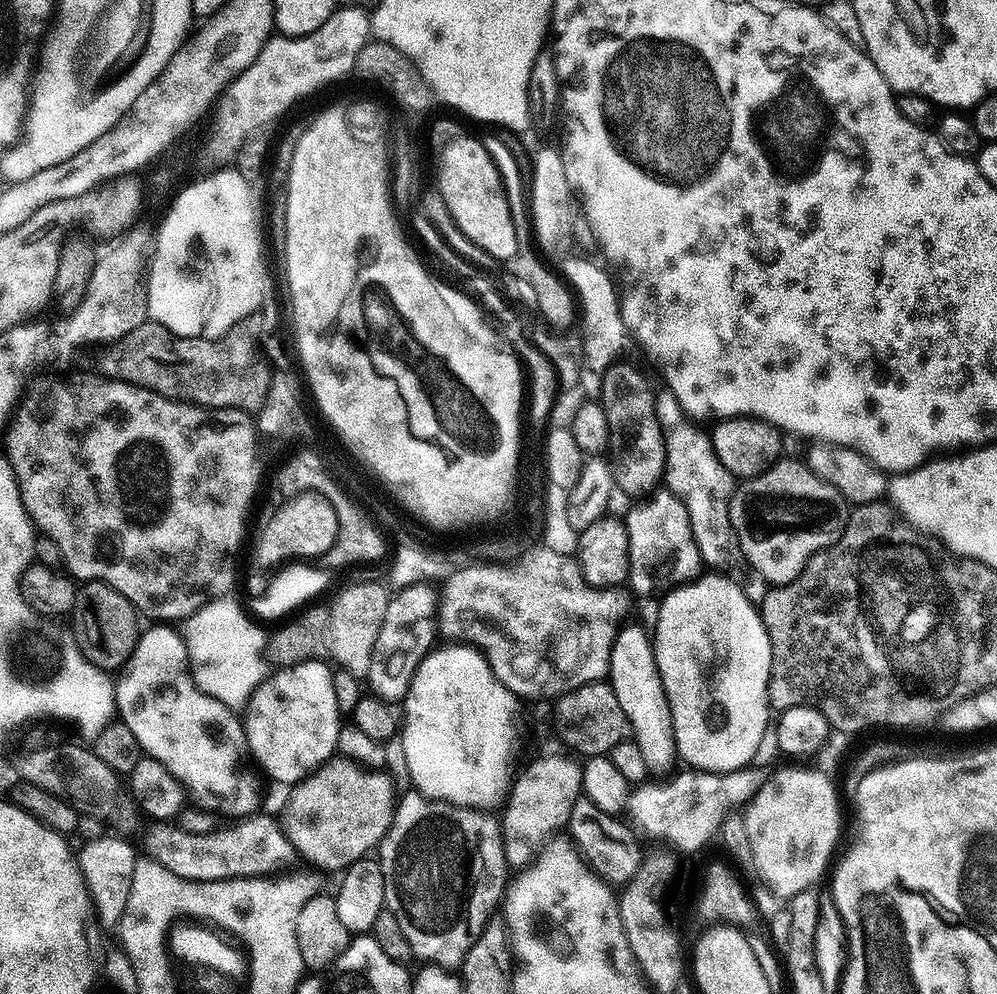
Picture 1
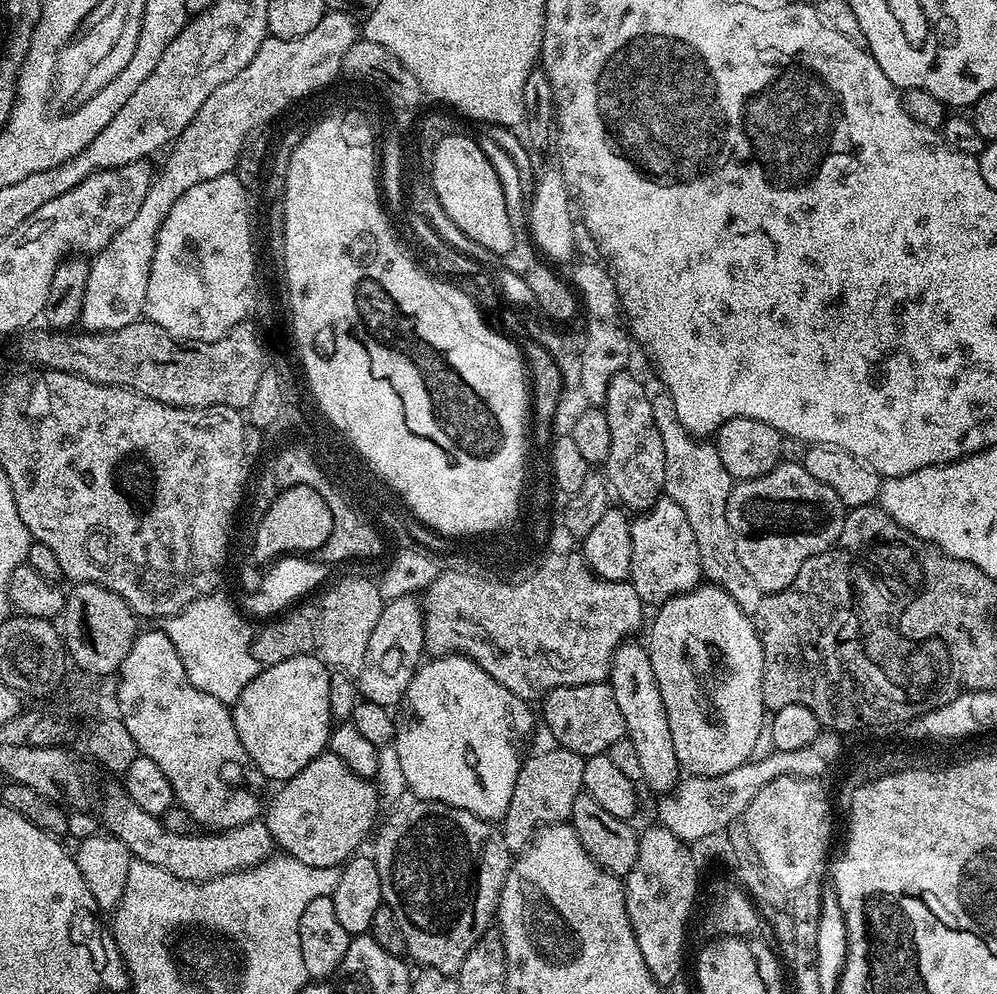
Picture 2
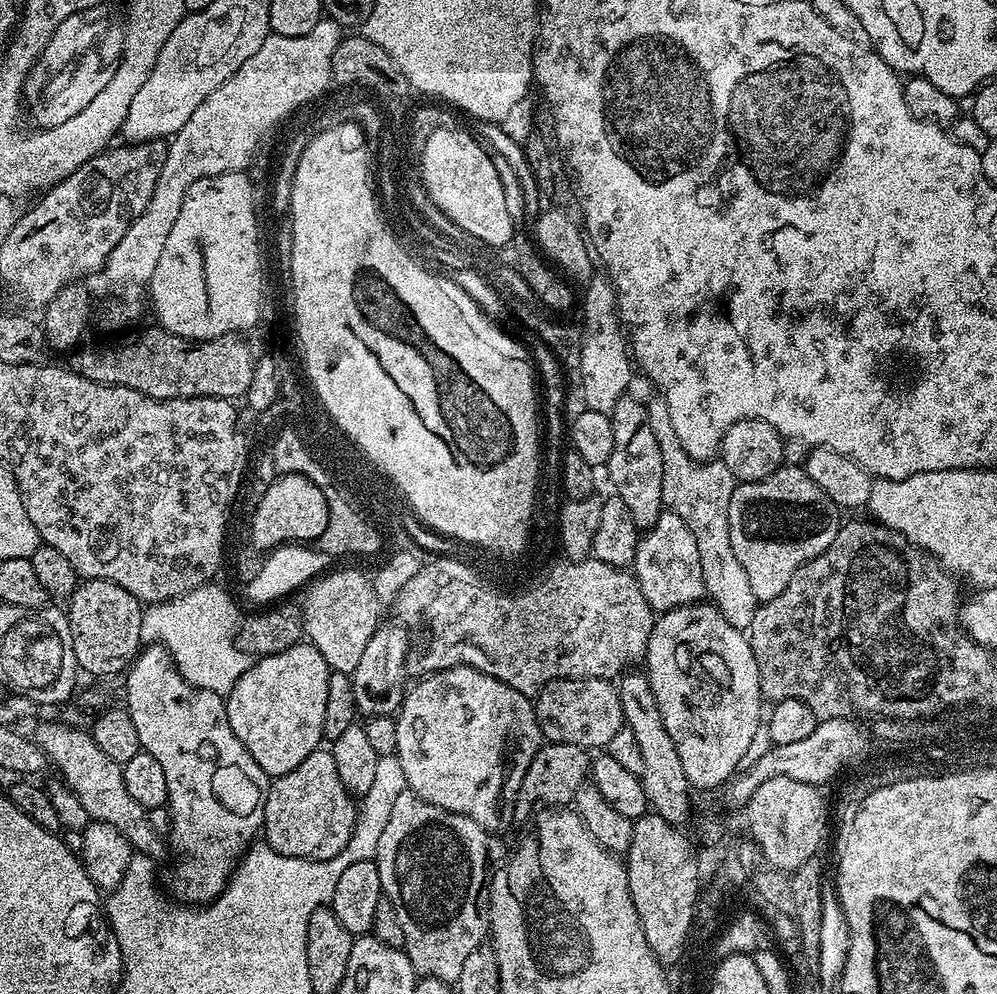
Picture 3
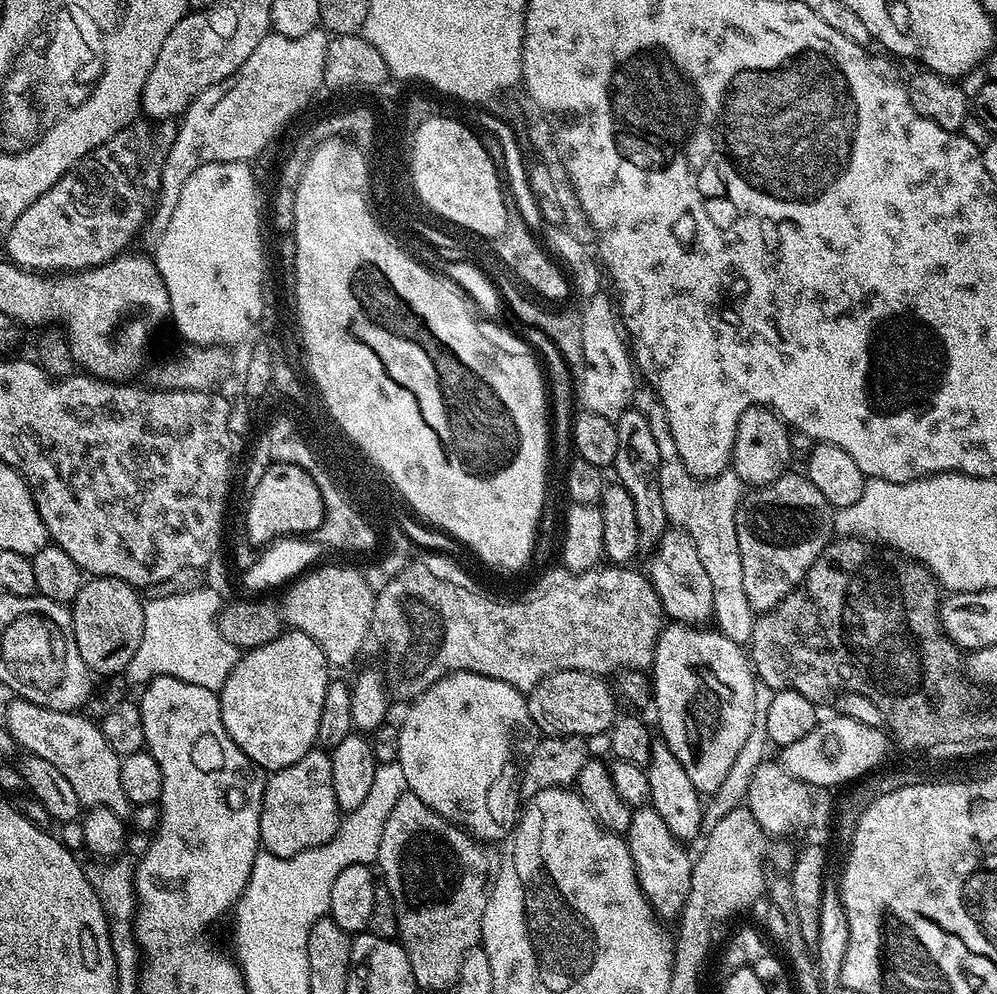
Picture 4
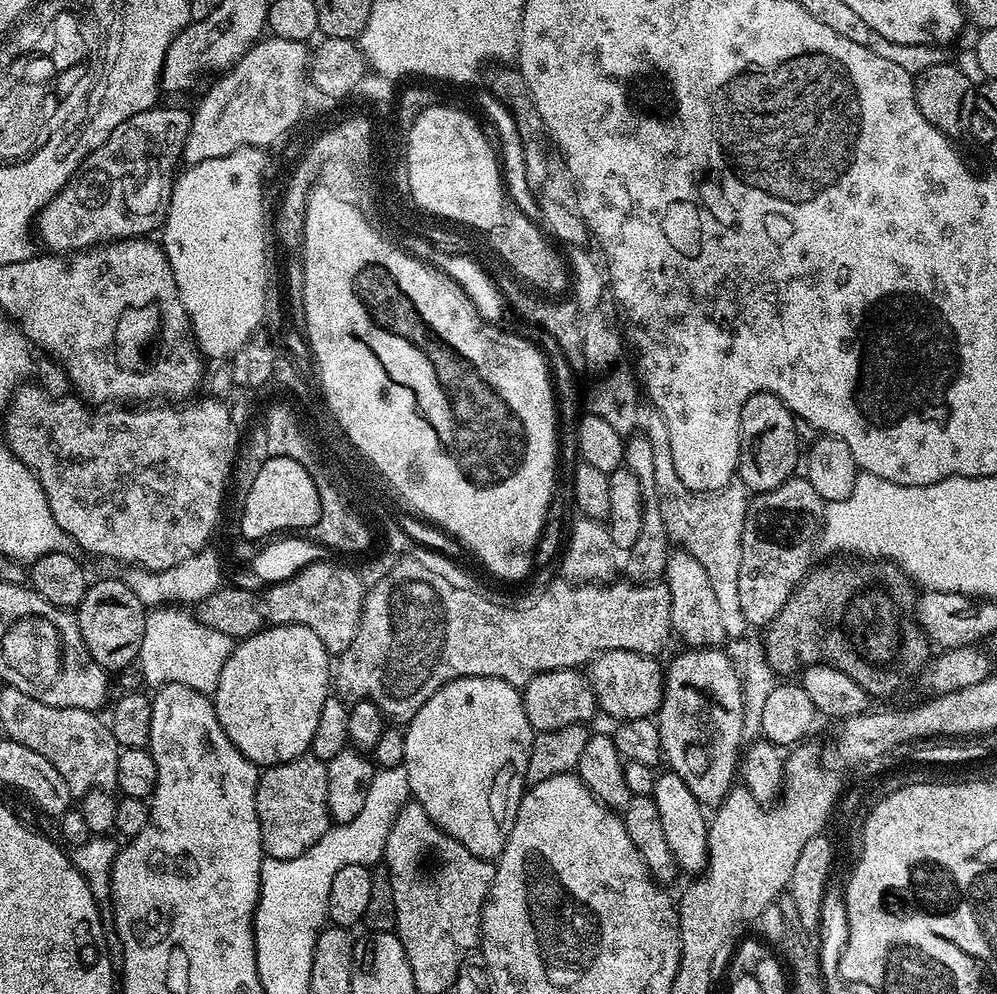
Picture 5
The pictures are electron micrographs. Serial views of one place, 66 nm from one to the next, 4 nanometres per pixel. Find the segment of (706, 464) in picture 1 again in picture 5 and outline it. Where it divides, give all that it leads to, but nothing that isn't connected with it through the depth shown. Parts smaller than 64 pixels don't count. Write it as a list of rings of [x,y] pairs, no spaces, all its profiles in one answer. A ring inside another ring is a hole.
[[[644,406],[640,409],[640,419],[642,434],[650,442],[650,450],[654,450],[654,486],[669,541],[677,549],[689,552],[698,560],[702,570],[706,570],[706,578],[710,578],[710,587],[714,589],[718,601],[725,637],[743,637],[747,633],[744,631],[749,631],[750,625],[746,622],[746,618],[742,618],[742,606],[738,606],[738,566],[742,562],[742,526],[746,522],[750,493],[739,482],[729,483],[711,494],[701,494],[689,490],[687,485],[682,482],[682,478],[678,478],[678,470],[674,470],[674,458],[670,458],[670,434],[666,430],[666,422],[662,418],[662,414],[654,407]]]

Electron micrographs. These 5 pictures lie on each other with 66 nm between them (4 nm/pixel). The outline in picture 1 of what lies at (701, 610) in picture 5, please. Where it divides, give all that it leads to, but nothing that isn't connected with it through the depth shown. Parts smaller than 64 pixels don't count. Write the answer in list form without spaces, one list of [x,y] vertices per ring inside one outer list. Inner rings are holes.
[[[656,490],[635,501],[636,508],[623,517],[624,528],[628,531],[628,563],[627,583],[638,595],[648,592],[648,556],[656,565],[652,568],[652,576],[656,580],[669,580],[669,585],[683,584],[701,571],[700,551],[694,542],[694,534],[690,526],[690,518],[686,514],[686,506],[667,490]]]

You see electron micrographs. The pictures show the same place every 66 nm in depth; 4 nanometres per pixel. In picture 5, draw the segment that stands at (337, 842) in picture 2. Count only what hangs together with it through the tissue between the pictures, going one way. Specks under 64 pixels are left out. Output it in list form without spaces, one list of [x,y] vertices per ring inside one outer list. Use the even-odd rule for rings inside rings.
[[[305,754],[290,762],[265,767],[260,772],[260,780],[256,783],[256,813],[260,823],[260,842],[271,859],[298,858],[298,854],[310,850],[310,846],[314,846],[314,842],[318,842],[318,838],[322,838],[322,834],[326,834],[326,830],[330,826],[328,803],[326,802],[327,769],[325,761],[318,759],[317,756]]]

